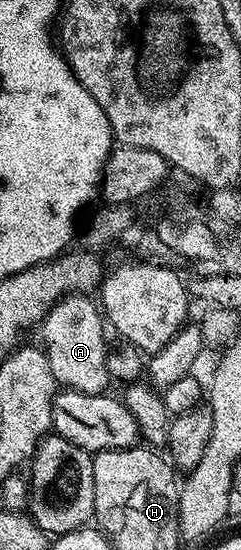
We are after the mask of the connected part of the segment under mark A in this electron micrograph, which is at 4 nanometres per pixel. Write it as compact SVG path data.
M83 292L60 298L43 319L42 330L41 346L47 352L49 368L53 368L53 376L60 387L86 394L102 394L108 389L107 385L112 385L113 379L107 367L108 331L96 299L94 302Z

